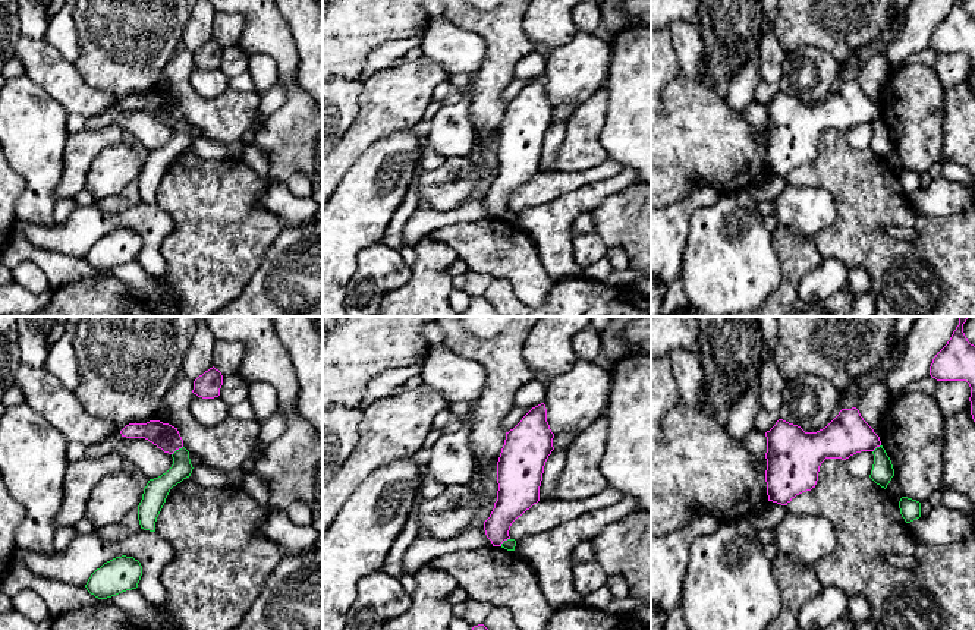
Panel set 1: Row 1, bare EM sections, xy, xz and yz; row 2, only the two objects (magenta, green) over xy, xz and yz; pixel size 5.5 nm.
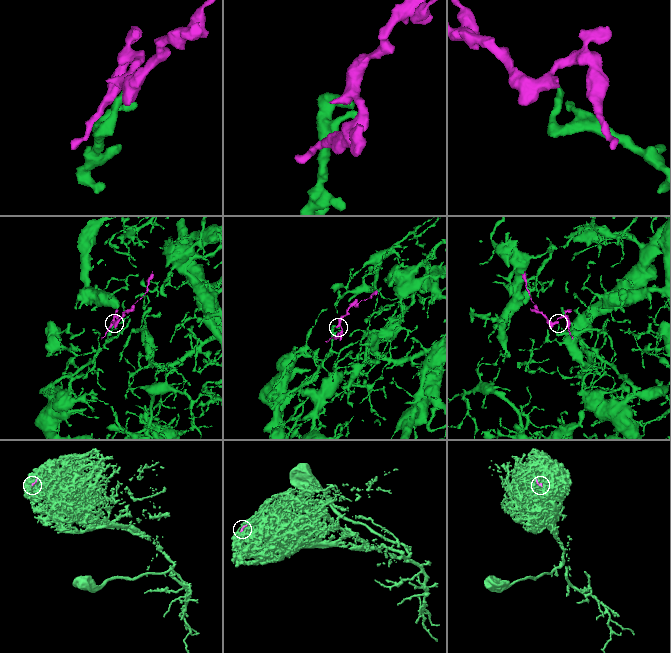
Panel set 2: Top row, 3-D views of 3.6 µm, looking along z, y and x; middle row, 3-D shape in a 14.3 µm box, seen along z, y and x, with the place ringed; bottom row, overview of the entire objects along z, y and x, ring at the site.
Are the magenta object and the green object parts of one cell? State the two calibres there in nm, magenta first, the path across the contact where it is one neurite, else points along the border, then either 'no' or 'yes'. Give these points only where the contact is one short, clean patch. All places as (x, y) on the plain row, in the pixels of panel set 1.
140 nm thick on the magenta side, 130 nm on the other; border along xy (182, 117), (172, 126); no

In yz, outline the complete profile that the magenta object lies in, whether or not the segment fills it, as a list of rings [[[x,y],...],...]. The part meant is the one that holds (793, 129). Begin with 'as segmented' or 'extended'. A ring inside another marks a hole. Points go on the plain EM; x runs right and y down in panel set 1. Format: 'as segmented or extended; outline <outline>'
as segmented; outline [[[856,79],[842,81],[817,104],[805,104],[801,98],[779,91],[765,108],[767,167],[768,173],[781,177],[815,160],[820,138],[825,130],[846,132],[881,117],[880,108]]]

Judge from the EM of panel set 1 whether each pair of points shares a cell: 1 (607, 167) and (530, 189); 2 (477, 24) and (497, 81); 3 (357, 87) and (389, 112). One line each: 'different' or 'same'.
1: same
2: same
3: different

